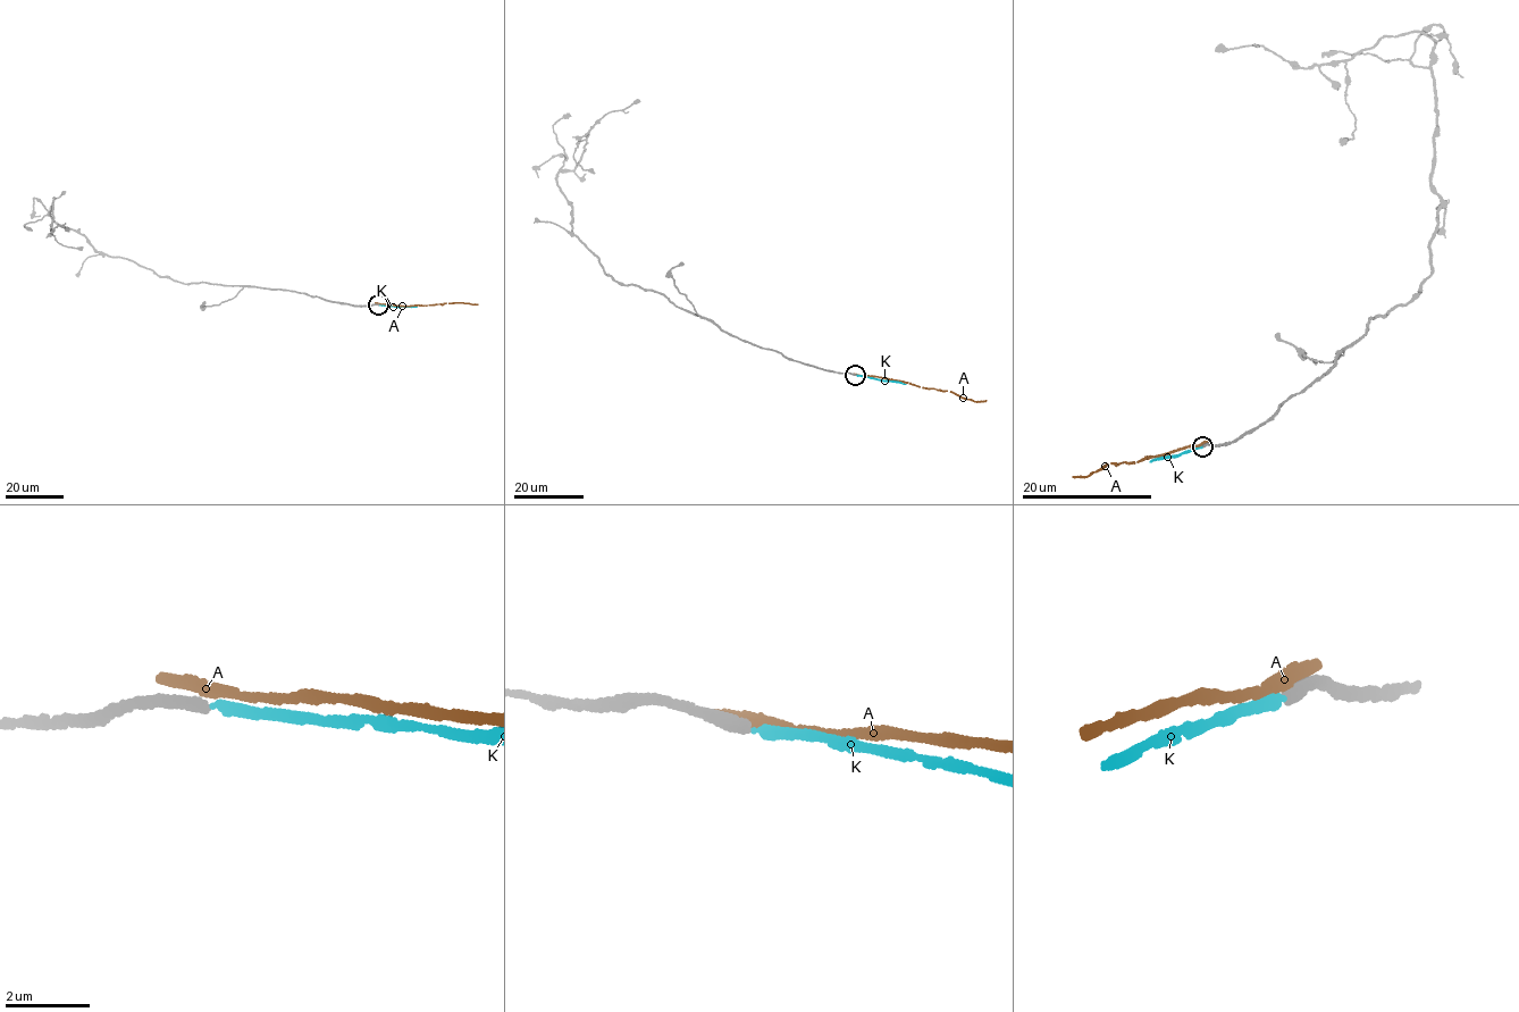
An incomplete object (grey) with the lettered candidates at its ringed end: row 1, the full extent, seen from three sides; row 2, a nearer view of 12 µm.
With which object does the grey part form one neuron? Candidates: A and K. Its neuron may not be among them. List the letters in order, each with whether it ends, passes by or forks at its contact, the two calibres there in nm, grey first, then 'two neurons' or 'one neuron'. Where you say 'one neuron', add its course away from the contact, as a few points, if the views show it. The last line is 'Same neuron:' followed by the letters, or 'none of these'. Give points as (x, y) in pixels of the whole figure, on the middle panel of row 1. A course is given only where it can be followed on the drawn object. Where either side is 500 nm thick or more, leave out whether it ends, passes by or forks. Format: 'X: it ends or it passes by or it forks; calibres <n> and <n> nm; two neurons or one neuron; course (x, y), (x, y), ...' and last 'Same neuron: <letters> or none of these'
A: it ends; calibres 280 and 360 nm; two neurons
K: it ends; calibres 280 and 220 nm; one neuron; course (855, 375), (906, 384)
Same neuron: K

